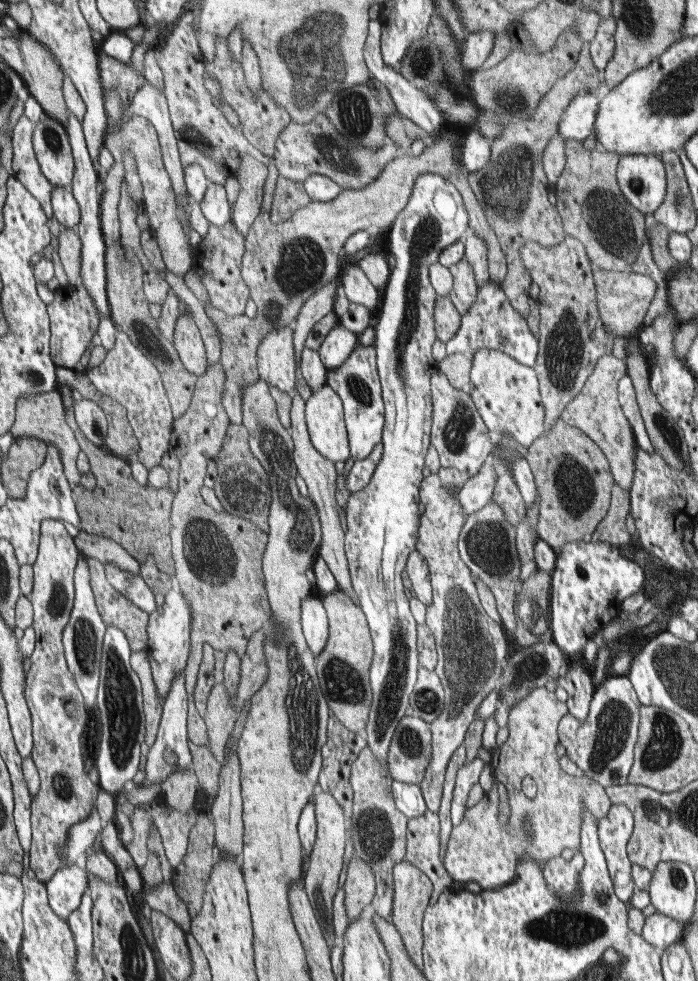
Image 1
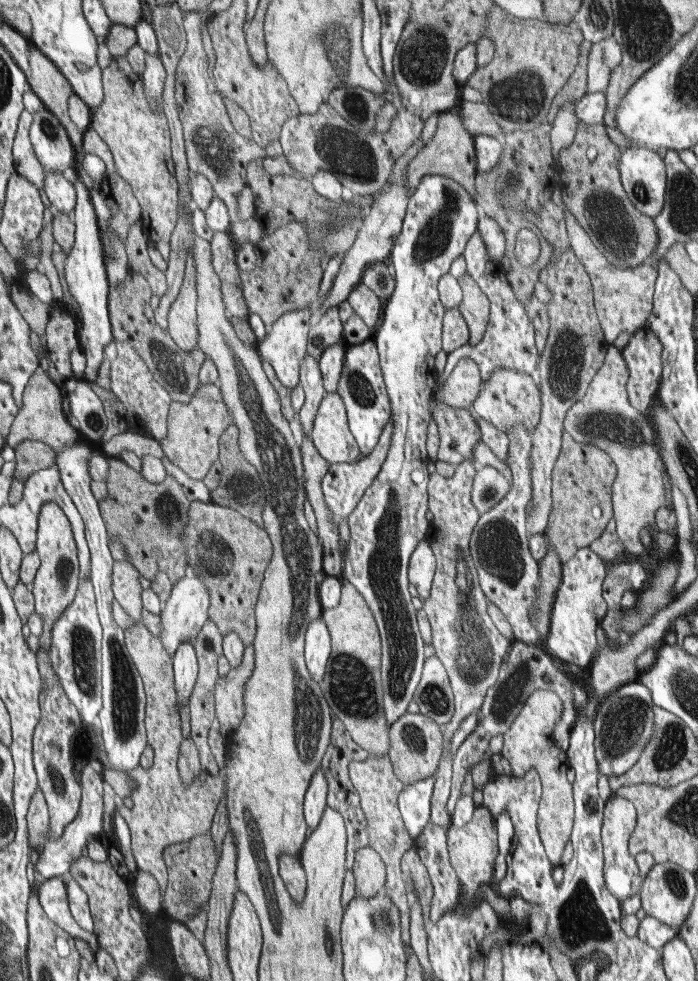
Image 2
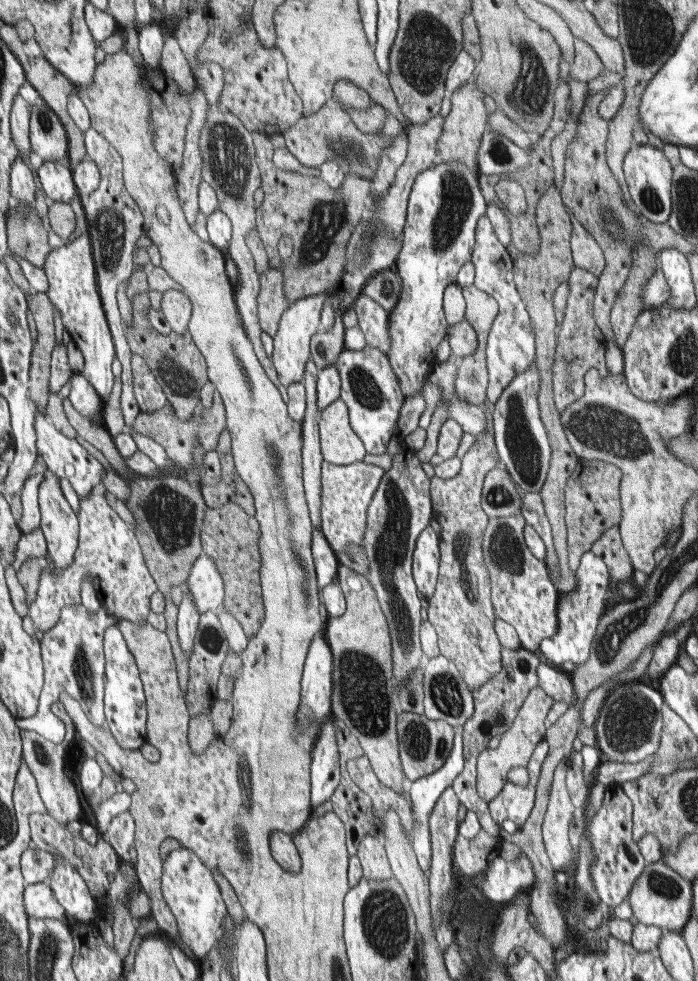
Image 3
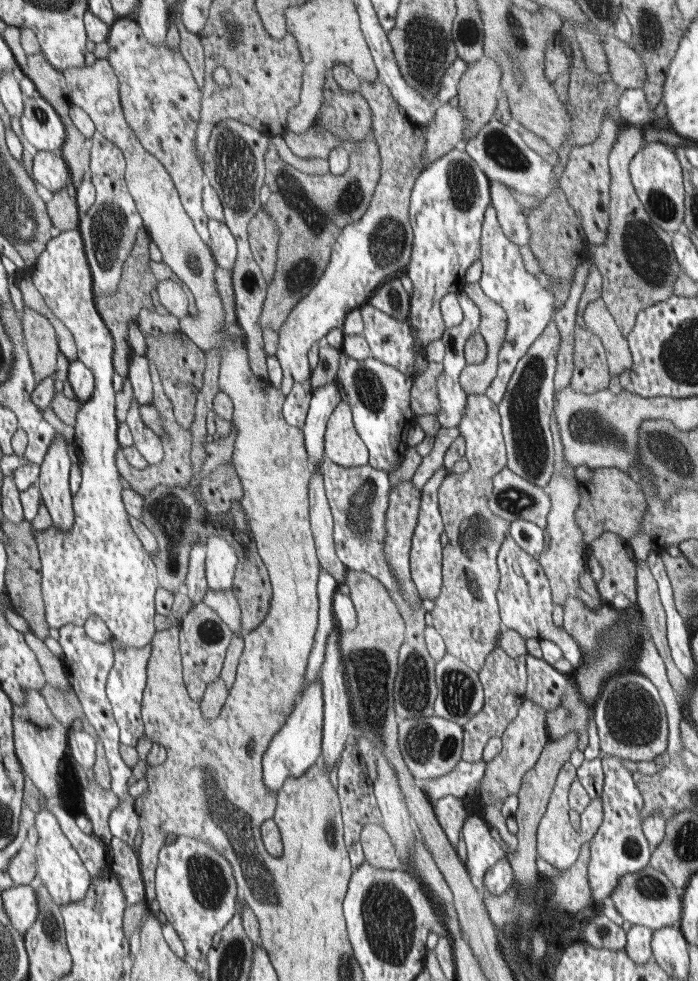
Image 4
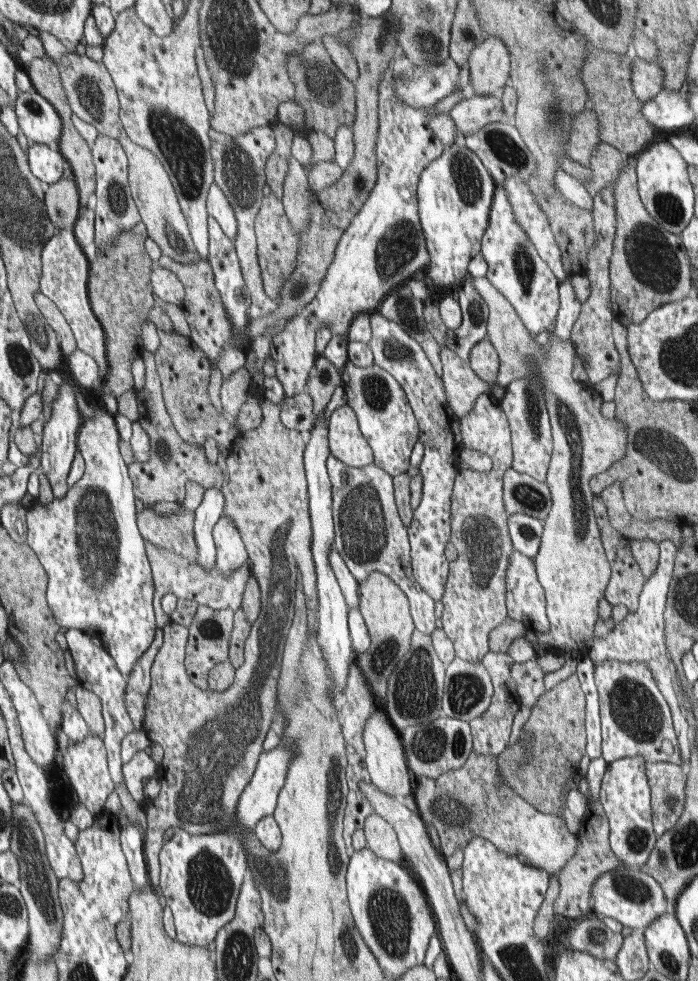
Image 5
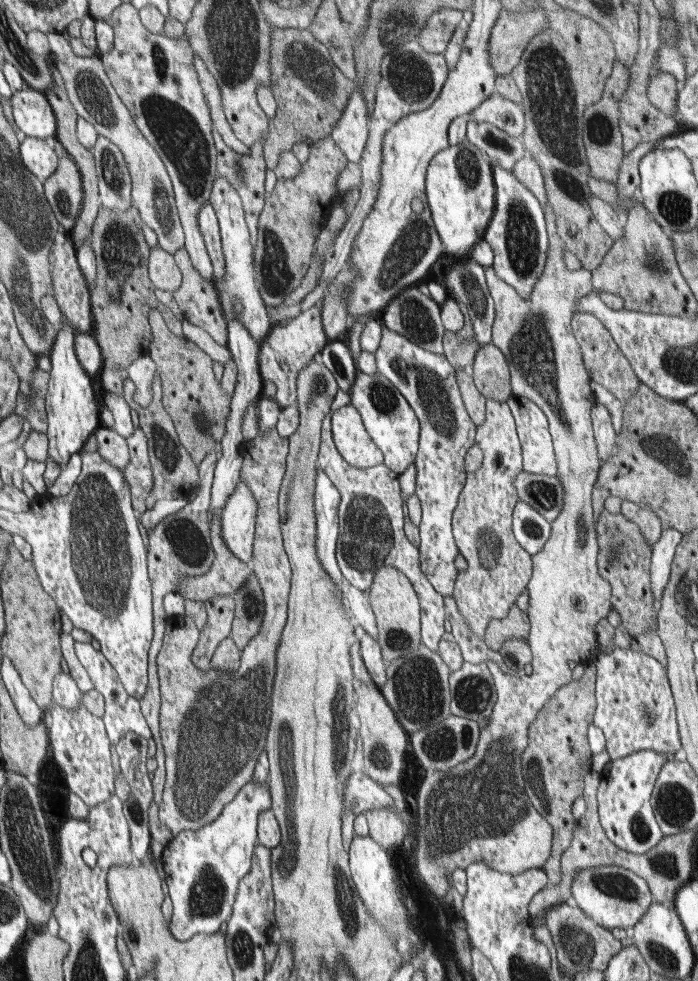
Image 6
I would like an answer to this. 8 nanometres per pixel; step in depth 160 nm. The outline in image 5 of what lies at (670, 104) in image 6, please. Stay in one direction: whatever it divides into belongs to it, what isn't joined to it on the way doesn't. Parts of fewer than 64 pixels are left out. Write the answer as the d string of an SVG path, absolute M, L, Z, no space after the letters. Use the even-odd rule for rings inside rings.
M632 58L631 87L638 100L652 100L663 90L664 71L656 63Z

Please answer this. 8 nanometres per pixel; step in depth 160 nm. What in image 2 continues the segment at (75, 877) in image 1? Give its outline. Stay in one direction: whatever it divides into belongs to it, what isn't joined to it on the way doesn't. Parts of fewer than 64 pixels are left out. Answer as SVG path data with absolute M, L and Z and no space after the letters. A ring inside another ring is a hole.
M65 876L55 877L37 884L35 900L42 905L48 918L71 933L74 938L82 938L88 942L92 950L99 949L97 936L92 932L84 930L71 915L69 909L68 890L66 889Z

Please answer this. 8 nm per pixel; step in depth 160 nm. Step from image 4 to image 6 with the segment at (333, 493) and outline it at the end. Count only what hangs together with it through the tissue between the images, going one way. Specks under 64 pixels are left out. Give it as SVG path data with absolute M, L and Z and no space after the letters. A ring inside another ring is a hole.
M337 390L330 413L324 419L321 430L321 443L318 453L319 466L340 491L339 535L336 558L341 573L352 586L364 591L373 583L375 572L382 567L397 568L413 584L420 601L421 644L437 652L442 638L445 620L444 597L436 592L427 576L422 572L419 549L408 541L405 535L405 516L402 509L403 498L399 485L399 475L384 464L370 468L358 468L348 464L338 452L331 433L331 416L334 410L351 404L351 395Z

